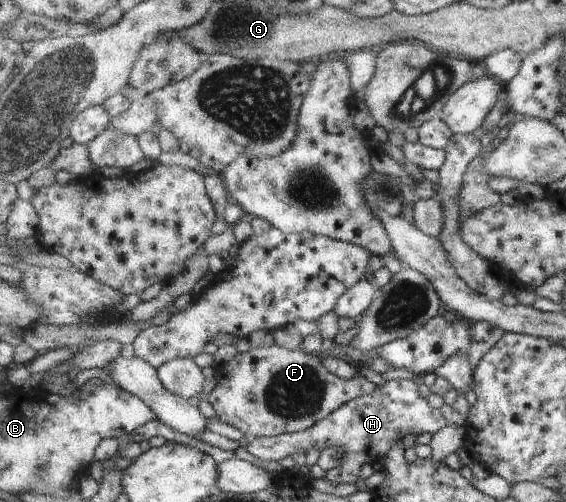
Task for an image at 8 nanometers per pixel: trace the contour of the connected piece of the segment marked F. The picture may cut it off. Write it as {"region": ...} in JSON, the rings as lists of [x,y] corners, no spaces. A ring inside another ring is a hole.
{"region":[[[277,345],[267,348],[252,348],[251,352],[237,354],[228,363],[219,365],[214,370],[217,380],[215,388],[208,394],[215,418],[230,424],[241,431],[249,440],[265,437],[276,437],[307,430],[320,420],[345,406],[350,400],[358,399],[377,392],[377,385],[363,376],[344,379],[329,372],[322,362],[321,356],[306,353],[302,349],[287,350]]]}

